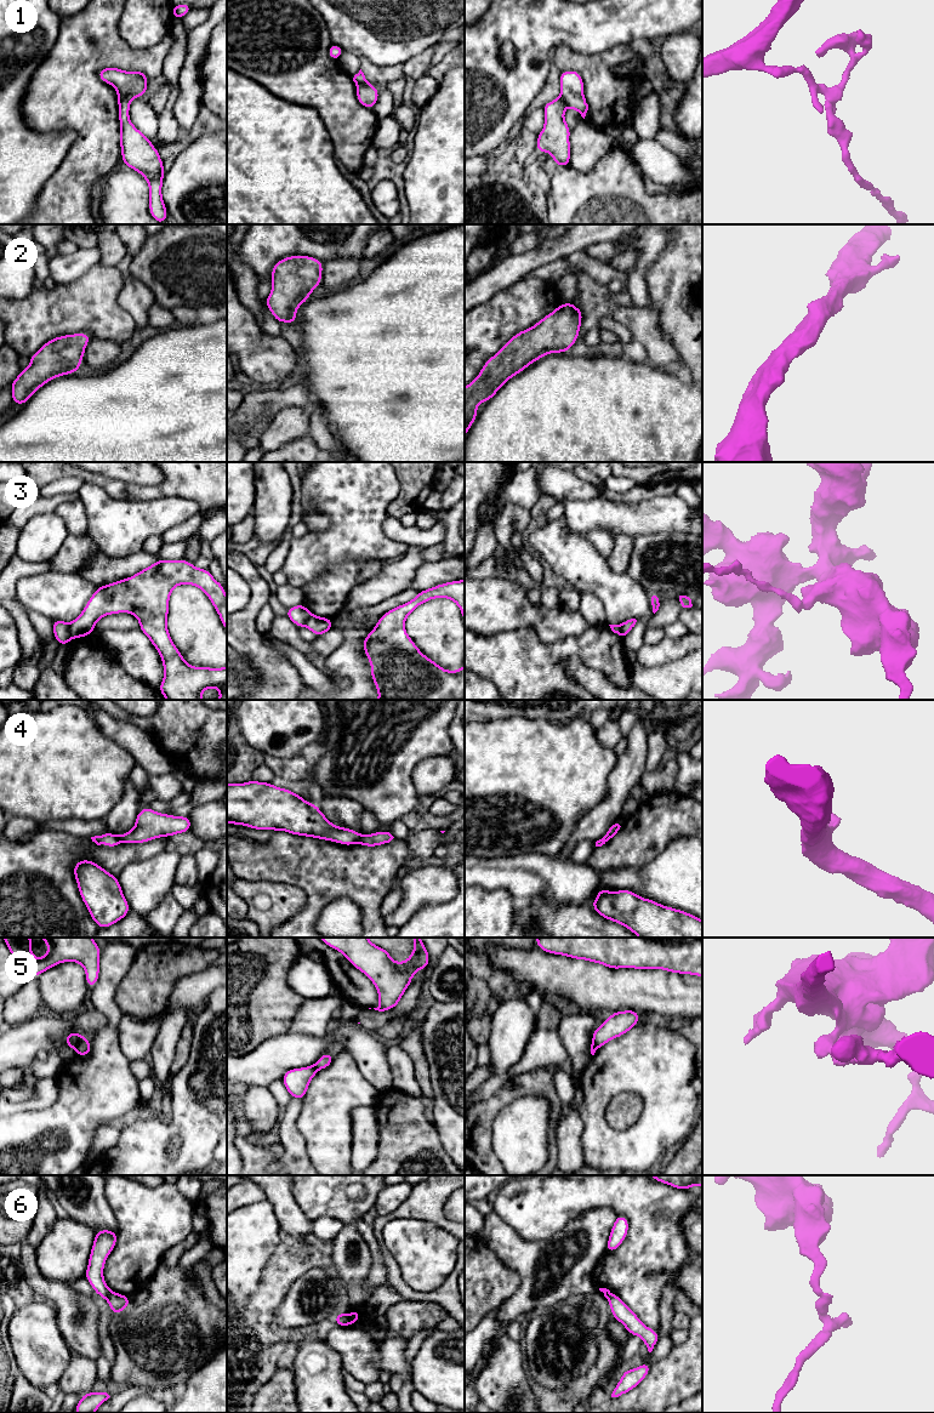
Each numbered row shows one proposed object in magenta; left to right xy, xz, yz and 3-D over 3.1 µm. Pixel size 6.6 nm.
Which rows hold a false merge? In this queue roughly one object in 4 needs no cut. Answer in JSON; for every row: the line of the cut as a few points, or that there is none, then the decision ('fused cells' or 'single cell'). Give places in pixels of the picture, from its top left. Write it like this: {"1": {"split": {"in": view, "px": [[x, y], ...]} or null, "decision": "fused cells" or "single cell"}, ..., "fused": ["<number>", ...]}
{"1": {"split": {"in": "xy", "px": [[118, 96], [125, 97], [129, 101]]}, "decision": "fused cells"}, "2": {"split": null, "decision": "single cell"}, "3": {"split": {"in": "xy", "px": [[68, 624], [72, 637]]}, "decision": "fused cells"}, "4": {"split": {"in": "xz", "px": [[362, 836], [357, 842]]}, "decision": "fused cells"}, "5": {"split": {"in": "xy", "px": [[81, 1036], [74, 1047]]}, "decision": "fused cells"}, "6": {"split": {"in": "xz", "px": [[348, 1315], [345, 1325]]}, "decision": "fused cells"}, "fused": ["1", "3", "4", "5", "6"]}

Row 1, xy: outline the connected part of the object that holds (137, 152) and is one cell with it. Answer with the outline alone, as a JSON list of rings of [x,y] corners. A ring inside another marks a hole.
[[[118,97],[120,148],[123,164],[139,172],[149,186],[149,212],[161,224],[169,217],[161,195],[164,165],[149,137],[137,130],[129,118],[130,101]]]

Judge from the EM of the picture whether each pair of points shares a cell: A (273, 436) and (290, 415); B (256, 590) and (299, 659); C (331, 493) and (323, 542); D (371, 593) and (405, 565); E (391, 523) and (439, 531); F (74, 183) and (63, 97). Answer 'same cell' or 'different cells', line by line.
A: same cell
B: different cells
C: same cell
D: same cell
E: same cell
F: same cell

